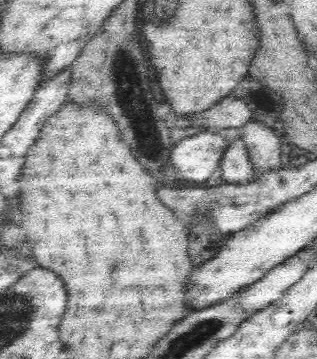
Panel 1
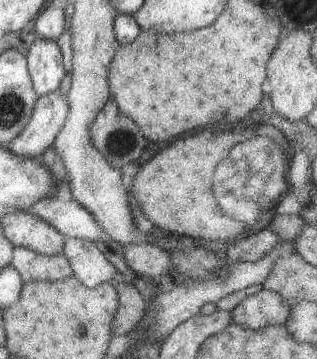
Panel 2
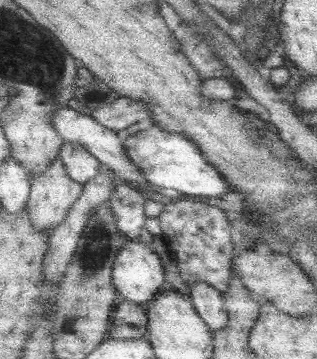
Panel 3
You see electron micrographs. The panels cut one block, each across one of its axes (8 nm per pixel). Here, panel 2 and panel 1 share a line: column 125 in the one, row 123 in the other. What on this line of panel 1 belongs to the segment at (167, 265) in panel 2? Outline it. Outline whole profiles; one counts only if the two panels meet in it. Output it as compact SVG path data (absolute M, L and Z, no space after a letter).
M250 120L242 126L242 140L258 178L280 166L282 140L270 126L260 120Z

